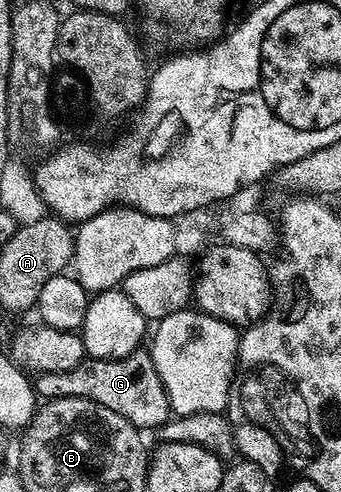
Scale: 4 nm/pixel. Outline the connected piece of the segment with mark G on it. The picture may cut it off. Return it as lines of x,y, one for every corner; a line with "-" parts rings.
146,350
133,352
119,360
86,358
67,372
39,375
36,380
36,392
46,402
64,398
91,400
108,410
116,410
116,414
128,418
128,422
132,422
139,430
161,429
172,416
164,382
160,382
160,374
156,374
156,366

